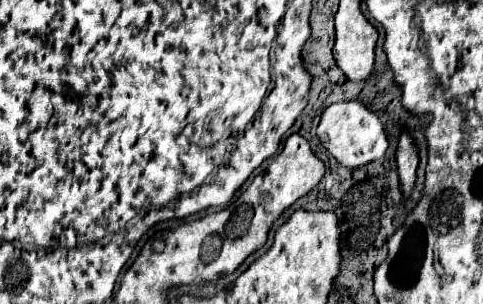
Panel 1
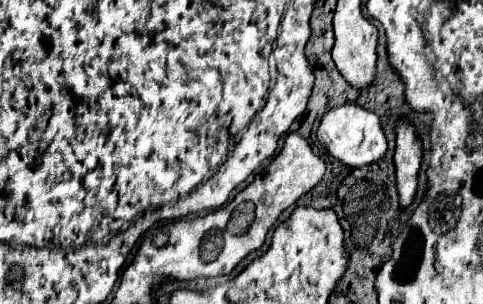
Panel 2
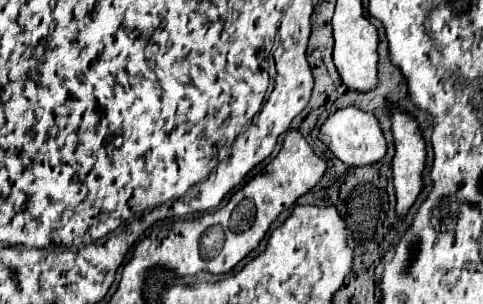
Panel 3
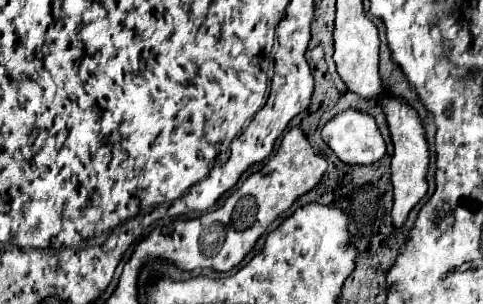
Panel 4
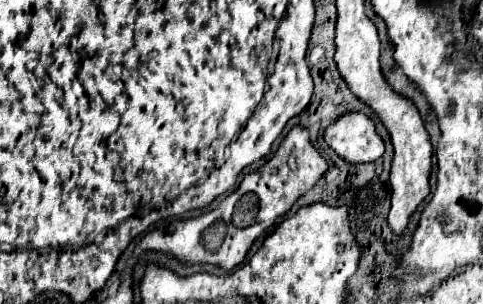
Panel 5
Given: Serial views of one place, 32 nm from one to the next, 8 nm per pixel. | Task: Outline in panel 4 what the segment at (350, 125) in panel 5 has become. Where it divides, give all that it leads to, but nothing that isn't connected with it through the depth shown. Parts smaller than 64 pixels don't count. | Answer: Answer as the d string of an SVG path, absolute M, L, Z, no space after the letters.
M346 110L330 118L322 140L346 164L374 164L386 154L384 138L374 116L360 110Z

